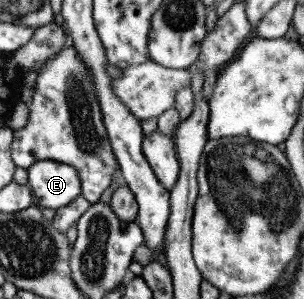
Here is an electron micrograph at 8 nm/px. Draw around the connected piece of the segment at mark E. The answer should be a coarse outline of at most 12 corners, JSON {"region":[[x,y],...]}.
{"region":[[37,161],[26,172],[39,208],[60,209],[81,194],[72,166]]}

